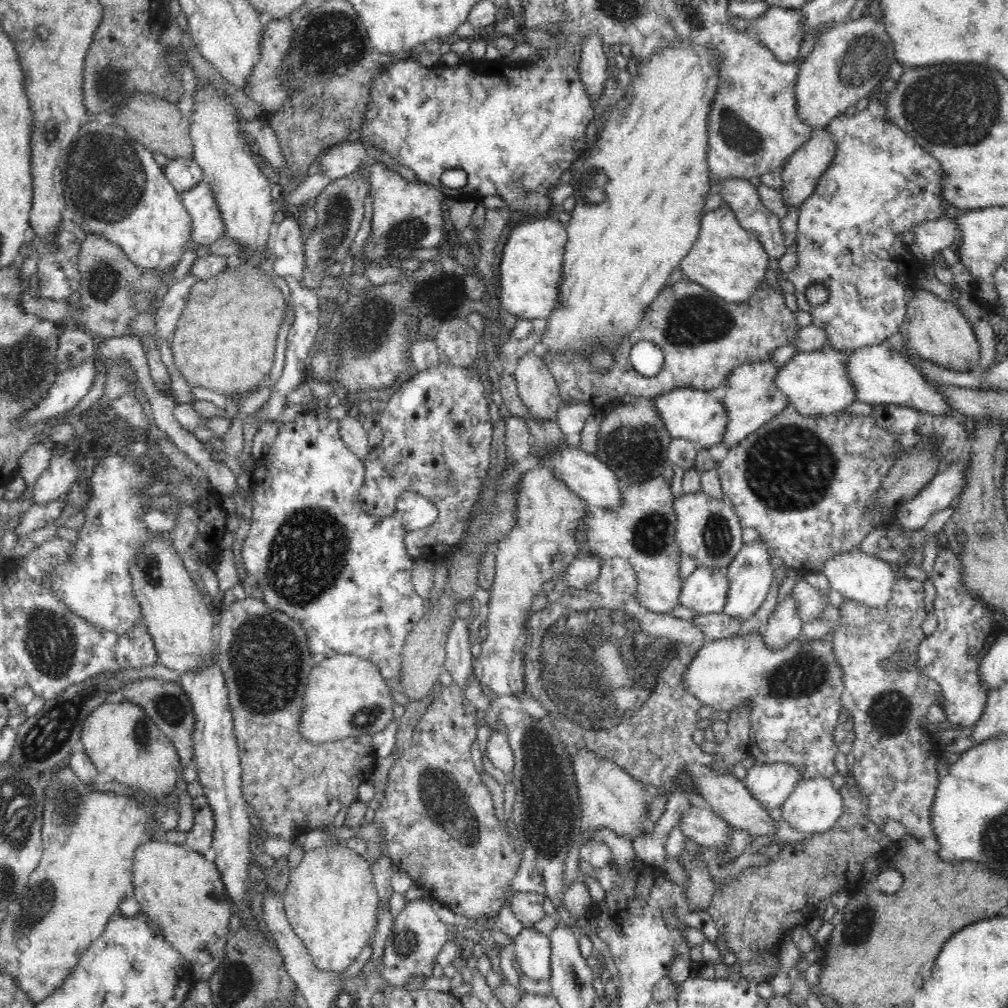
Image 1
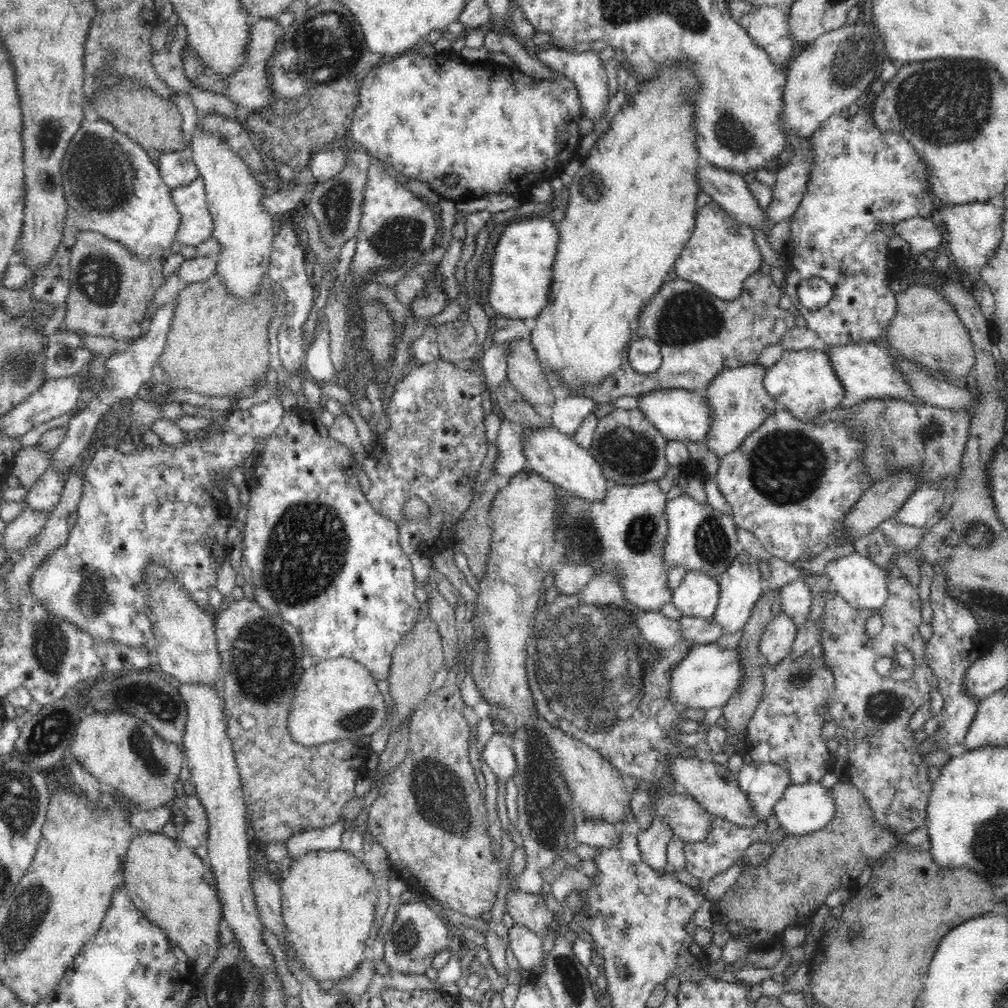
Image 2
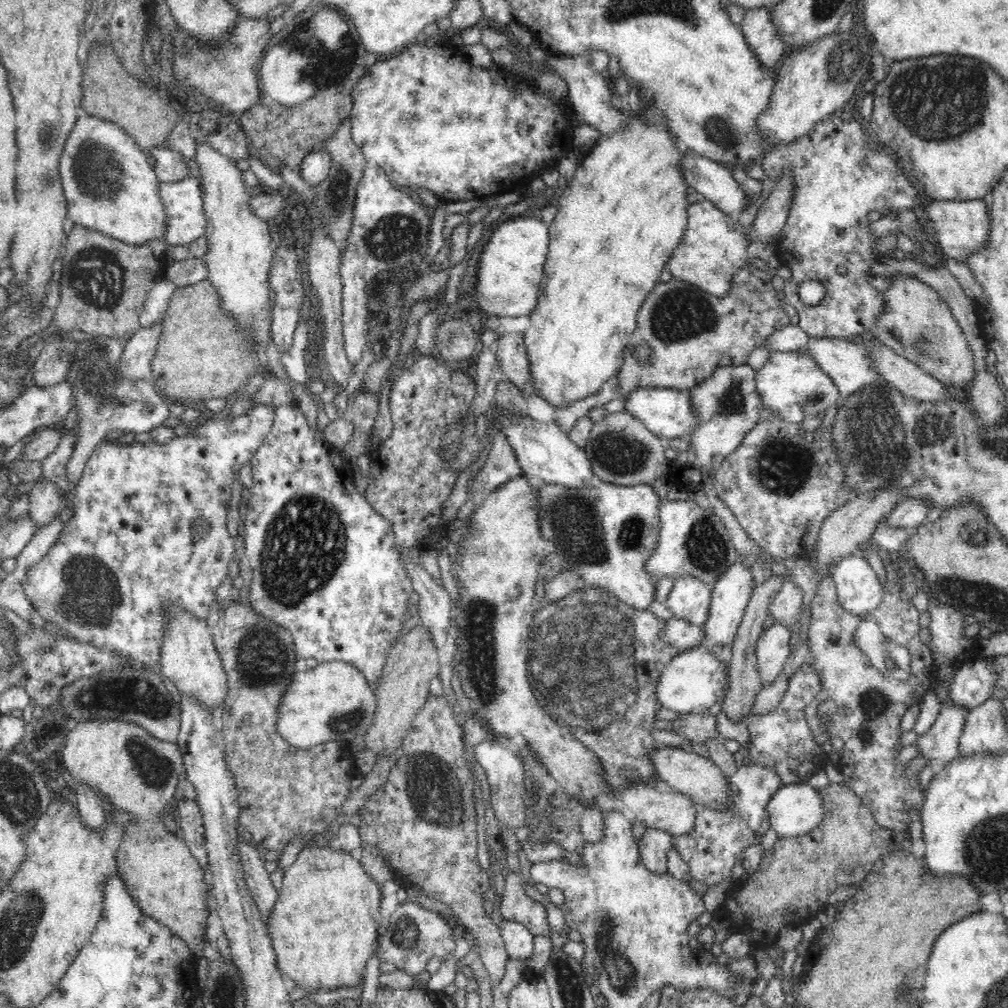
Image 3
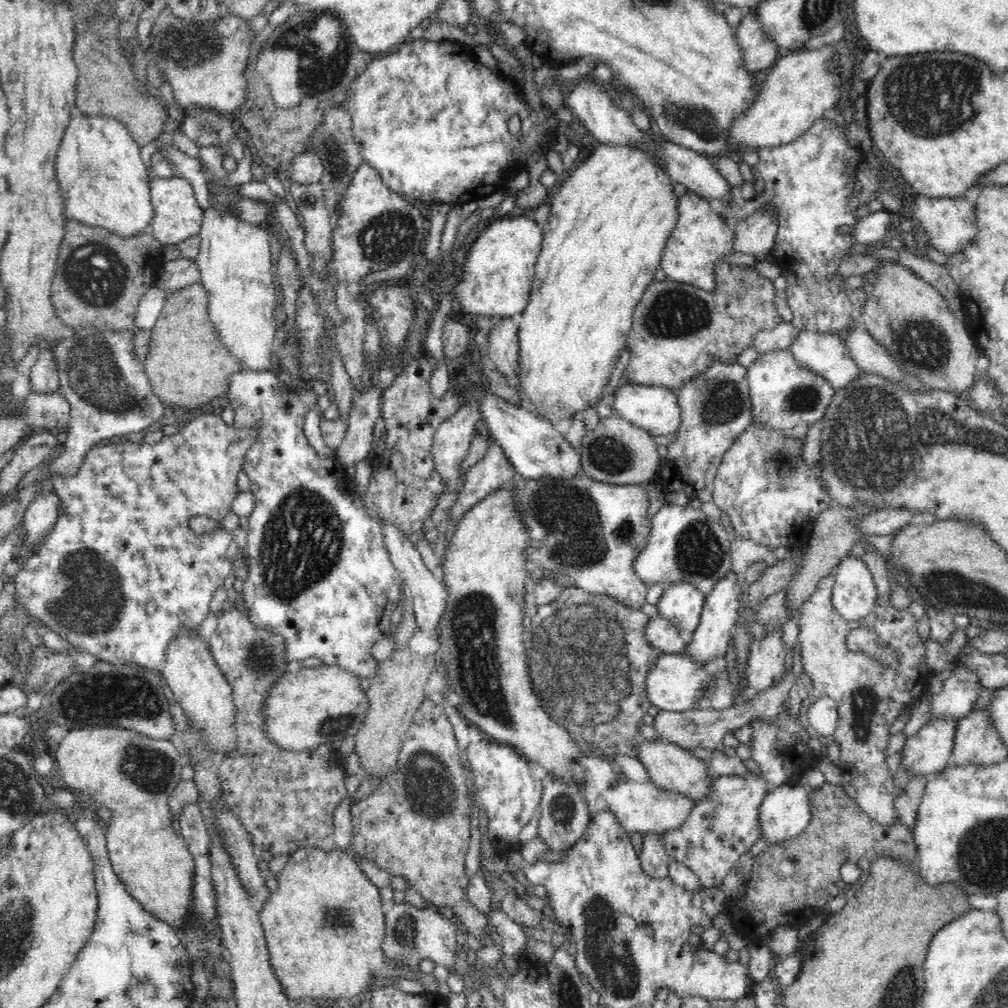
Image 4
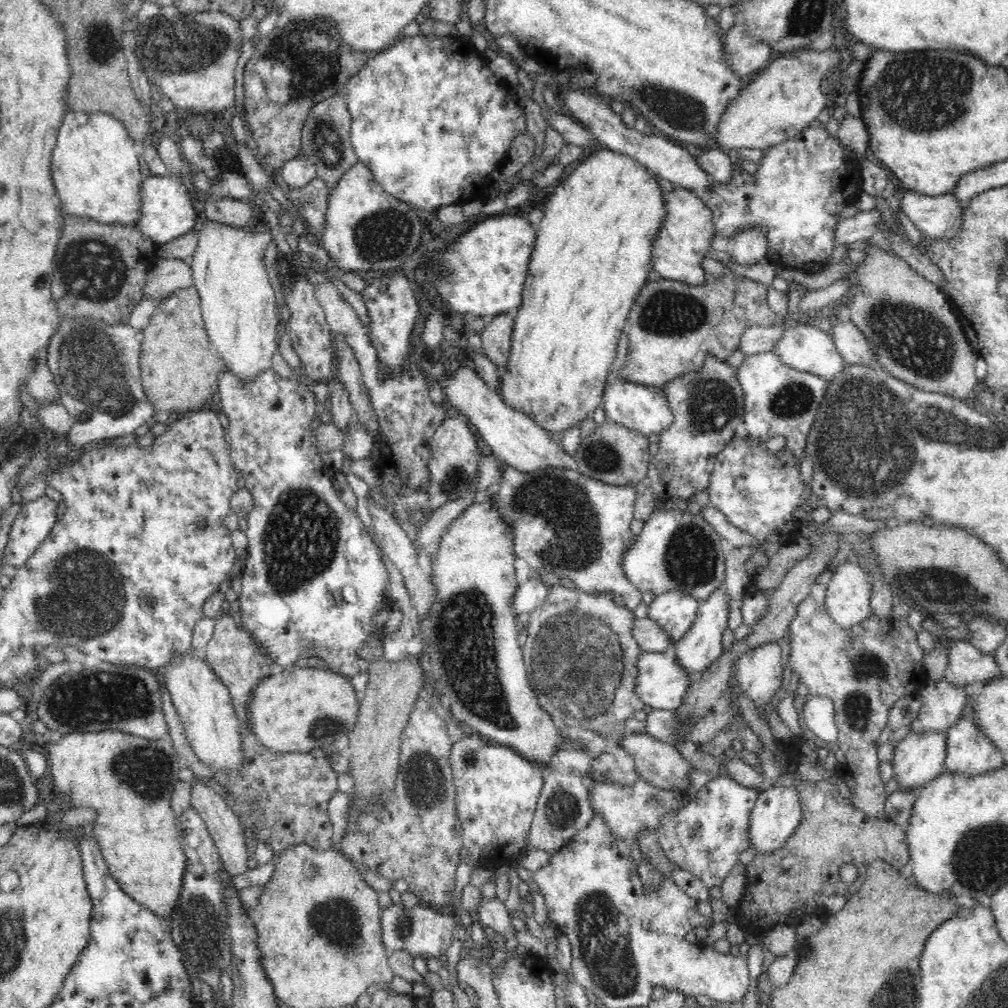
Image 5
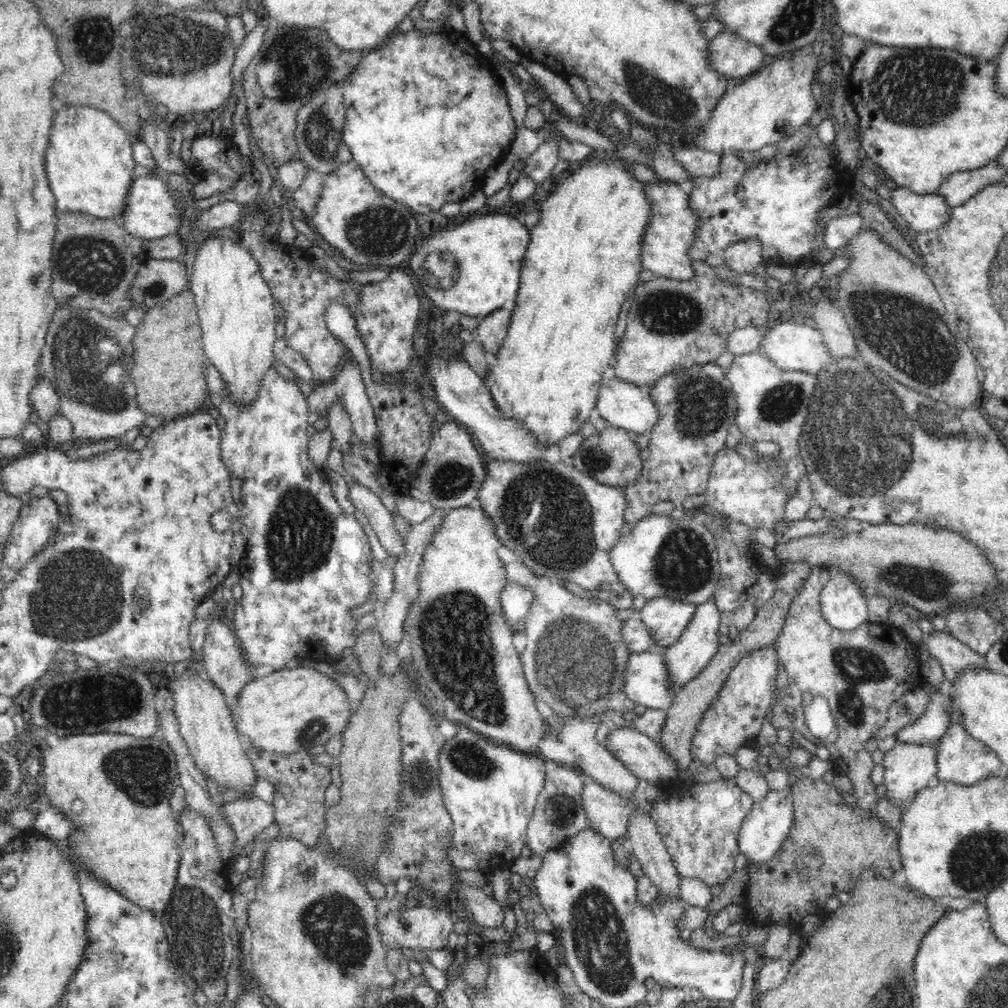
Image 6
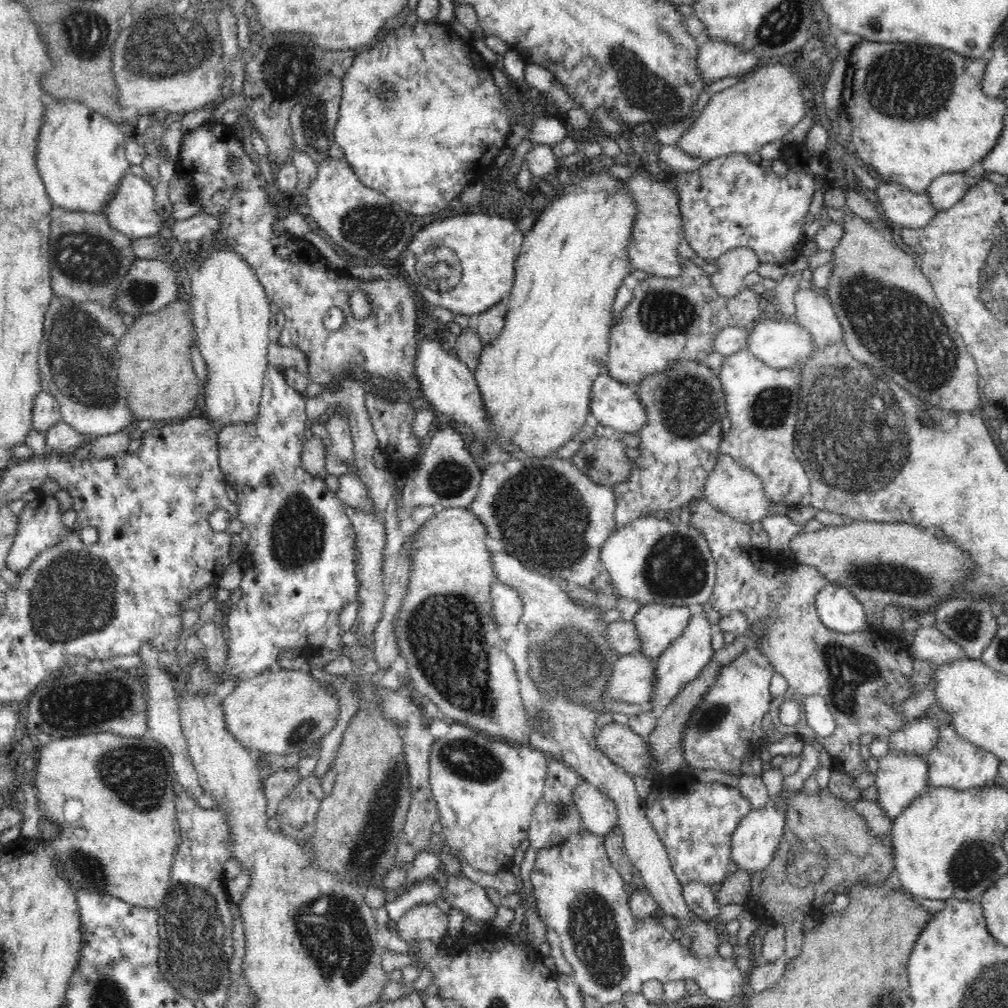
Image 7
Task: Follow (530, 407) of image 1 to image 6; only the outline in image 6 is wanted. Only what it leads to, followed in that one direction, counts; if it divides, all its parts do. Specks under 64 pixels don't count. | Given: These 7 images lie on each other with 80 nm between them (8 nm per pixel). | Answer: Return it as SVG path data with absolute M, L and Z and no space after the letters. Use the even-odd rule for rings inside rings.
M502 306L479 319L479 325L475 331L476 338L489 357L496 356L498 350L502 348L504 338L508 334L511 314L510 309Z

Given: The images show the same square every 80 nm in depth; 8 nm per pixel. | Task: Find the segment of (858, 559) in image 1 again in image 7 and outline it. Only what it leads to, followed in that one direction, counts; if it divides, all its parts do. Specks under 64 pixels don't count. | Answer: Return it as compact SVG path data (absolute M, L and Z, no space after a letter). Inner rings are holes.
M828 583L816 595L815 605L822 624L834 632L850 634L867 629L862 603L839 584Z

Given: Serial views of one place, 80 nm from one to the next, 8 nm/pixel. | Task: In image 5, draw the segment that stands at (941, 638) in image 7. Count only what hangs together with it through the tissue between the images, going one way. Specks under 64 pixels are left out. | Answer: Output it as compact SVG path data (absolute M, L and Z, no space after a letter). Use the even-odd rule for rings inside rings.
M968 641L940 642L947 648L948 662L945 679L956 687L976 685L1006 675L996 664L993 653L983 653Z

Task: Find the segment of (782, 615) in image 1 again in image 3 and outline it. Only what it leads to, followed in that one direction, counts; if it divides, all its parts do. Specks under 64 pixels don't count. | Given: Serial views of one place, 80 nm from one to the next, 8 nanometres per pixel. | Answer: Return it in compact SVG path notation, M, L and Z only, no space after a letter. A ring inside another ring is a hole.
M773 624L766 629L755 646L756 662L763 686L772 684L782 672L791 654L788 626Z

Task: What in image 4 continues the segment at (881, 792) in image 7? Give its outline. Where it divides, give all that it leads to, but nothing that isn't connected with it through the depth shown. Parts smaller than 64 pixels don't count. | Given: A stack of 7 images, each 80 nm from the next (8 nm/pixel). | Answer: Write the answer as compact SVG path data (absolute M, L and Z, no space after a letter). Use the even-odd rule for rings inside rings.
M936 718L916 734L907 737L900 751L900 768L912 776L924 774L933 777L950 765L953 756L955 730L958 720Z

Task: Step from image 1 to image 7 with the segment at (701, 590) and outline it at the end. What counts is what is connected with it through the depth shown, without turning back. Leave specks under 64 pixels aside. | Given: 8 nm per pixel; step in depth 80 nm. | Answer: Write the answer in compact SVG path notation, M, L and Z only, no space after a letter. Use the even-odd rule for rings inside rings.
M660 602L641 606L633 618L640 637L639 652L656 660L682 634L692 618L687 606L664 606Z

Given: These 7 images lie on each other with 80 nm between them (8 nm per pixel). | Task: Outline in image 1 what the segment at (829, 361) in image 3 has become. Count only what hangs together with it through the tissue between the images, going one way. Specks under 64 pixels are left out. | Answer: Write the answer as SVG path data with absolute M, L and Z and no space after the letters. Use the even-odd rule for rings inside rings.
M886 343L878 346L866 346L858 350L845 352L848 354L848 379L856 390L856 402L872 405L908 406L916 411L943 416L958 416L956 409L948 405L948 401L938 393L927 379L898 352L889 350Z

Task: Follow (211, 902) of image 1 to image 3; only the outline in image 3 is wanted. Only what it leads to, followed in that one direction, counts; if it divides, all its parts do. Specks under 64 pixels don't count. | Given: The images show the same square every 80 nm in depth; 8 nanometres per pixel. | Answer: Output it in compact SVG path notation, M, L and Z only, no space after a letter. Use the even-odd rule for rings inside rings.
M122 720L108 722L80 722L66 737L66 744L61 748L62 764L76 782L85 782L100 796L108 798L107 807L130 813L132 822L126 826L124 840L116 852L118 876L126 886L136 904L145 915L164 923L174 935L186 941L195 958L204 957L203 948L206 939L206 919L214 912L208 903L208 871L205 871L190 853L188 846L182 844L174 833L168 832L162 822L164 806L173 799L183 771L182 751L176 743L158 740L137 724Z

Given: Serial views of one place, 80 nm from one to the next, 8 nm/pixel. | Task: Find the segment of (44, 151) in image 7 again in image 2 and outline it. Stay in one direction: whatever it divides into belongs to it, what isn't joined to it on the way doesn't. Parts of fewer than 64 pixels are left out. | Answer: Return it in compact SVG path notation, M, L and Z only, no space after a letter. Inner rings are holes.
M84 119L77 131L70 140L61 166L68 221L76 225L80 231L96 231L126 245L128 251L142 259L160 258L166 252L169 256L170 250L178 247L175 234L181 221L181 214L172 202L172 188L160 176L151 151L140 146L106 120L90 122Z

